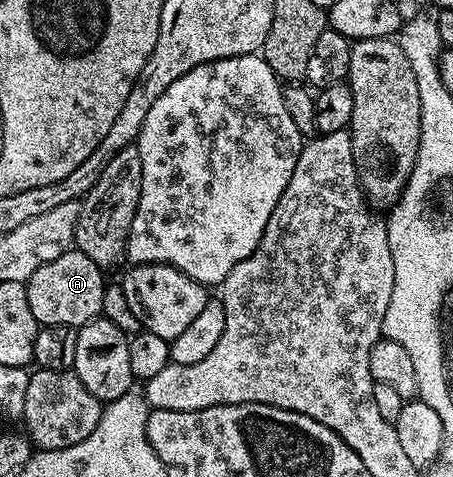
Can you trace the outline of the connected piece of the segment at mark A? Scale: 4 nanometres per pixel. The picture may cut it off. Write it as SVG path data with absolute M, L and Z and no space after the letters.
M77 247L60 254L56 259L44 263L30 276L26 282L28 307L32 307L32 315L36 315L39 326L68 325L81 327L95 320L102 312L104 291L108 281L104 279L104 270L88 255L84 255Z

